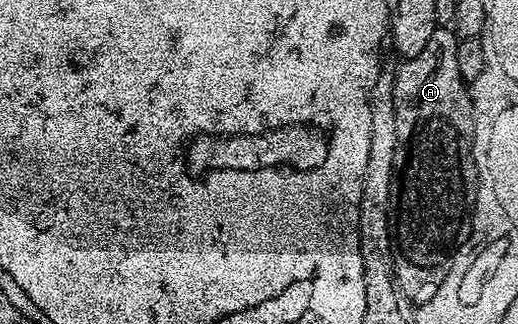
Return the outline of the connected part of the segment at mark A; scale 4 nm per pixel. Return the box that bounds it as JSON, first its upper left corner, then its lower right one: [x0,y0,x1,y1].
[390,27,478,306]

